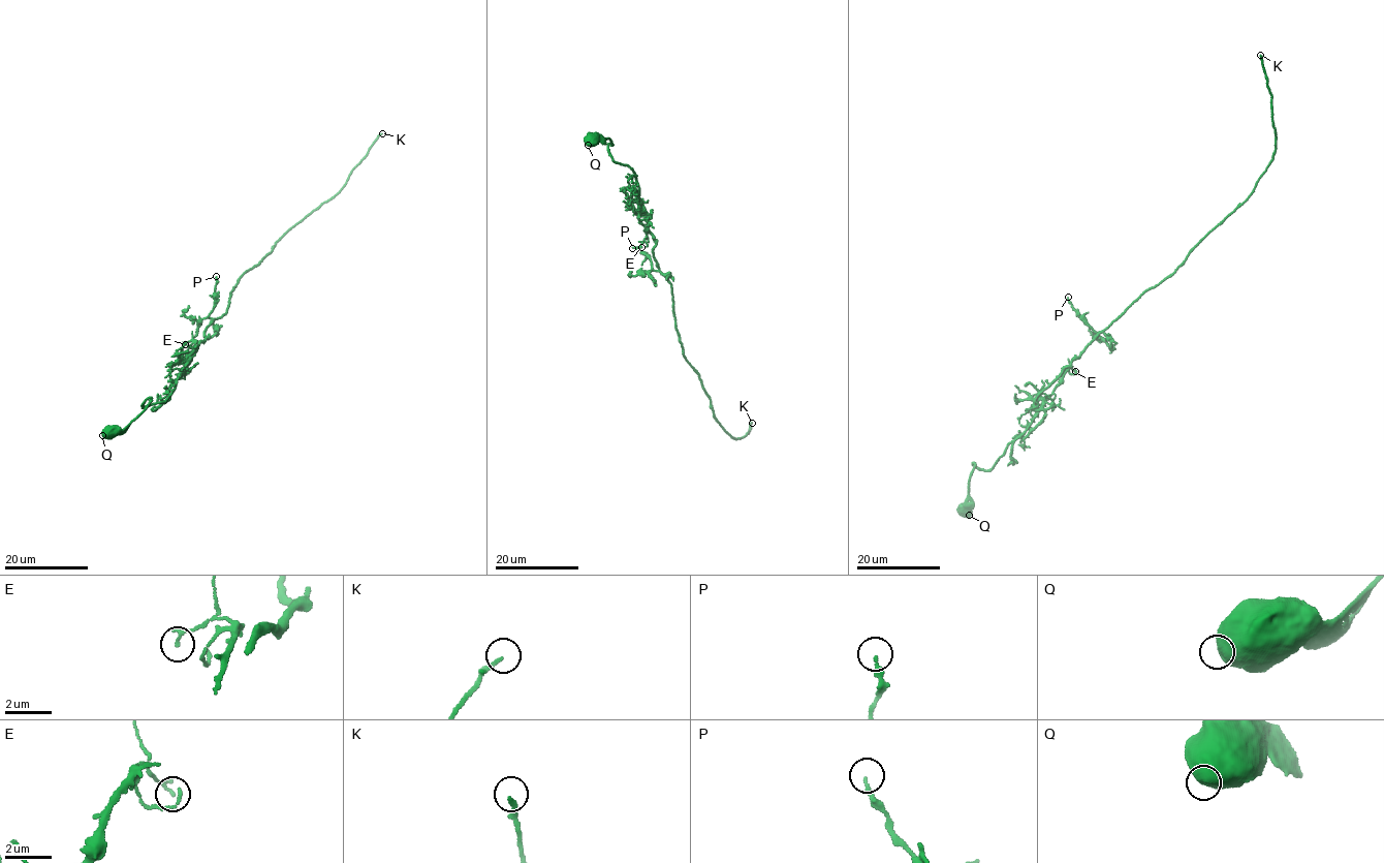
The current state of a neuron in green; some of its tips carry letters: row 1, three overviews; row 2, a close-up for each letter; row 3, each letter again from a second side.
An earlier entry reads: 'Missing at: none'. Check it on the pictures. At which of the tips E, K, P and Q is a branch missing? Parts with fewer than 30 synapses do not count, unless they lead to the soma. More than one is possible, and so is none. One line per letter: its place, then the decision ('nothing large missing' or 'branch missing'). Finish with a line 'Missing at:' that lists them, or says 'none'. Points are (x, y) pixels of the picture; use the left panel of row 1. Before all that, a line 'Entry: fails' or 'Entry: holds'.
Entry: fails
E: (185, 344) | nothing large missing
K: (382, 133) | branch missing
P: (216, 276) | nothing large missing
Q: (102, 435) | nothing large missing
Missing at: K

